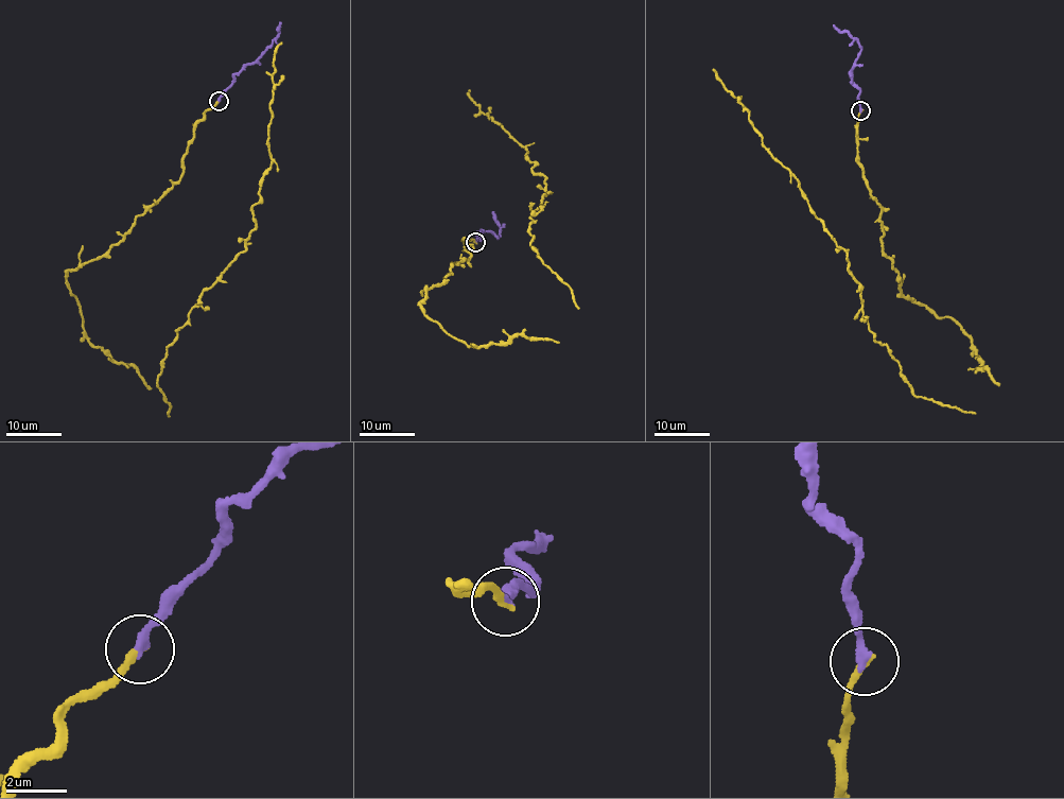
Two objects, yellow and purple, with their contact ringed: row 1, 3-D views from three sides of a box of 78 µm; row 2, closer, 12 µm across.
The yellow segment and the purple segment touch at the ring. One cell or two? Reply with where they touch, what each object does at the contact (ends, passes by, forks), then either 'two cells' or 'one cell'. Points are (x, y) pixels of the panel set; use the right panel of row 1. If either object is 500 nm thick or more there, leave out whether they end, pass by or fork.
(860, 110) | yellow ends | purple ends | one cell

